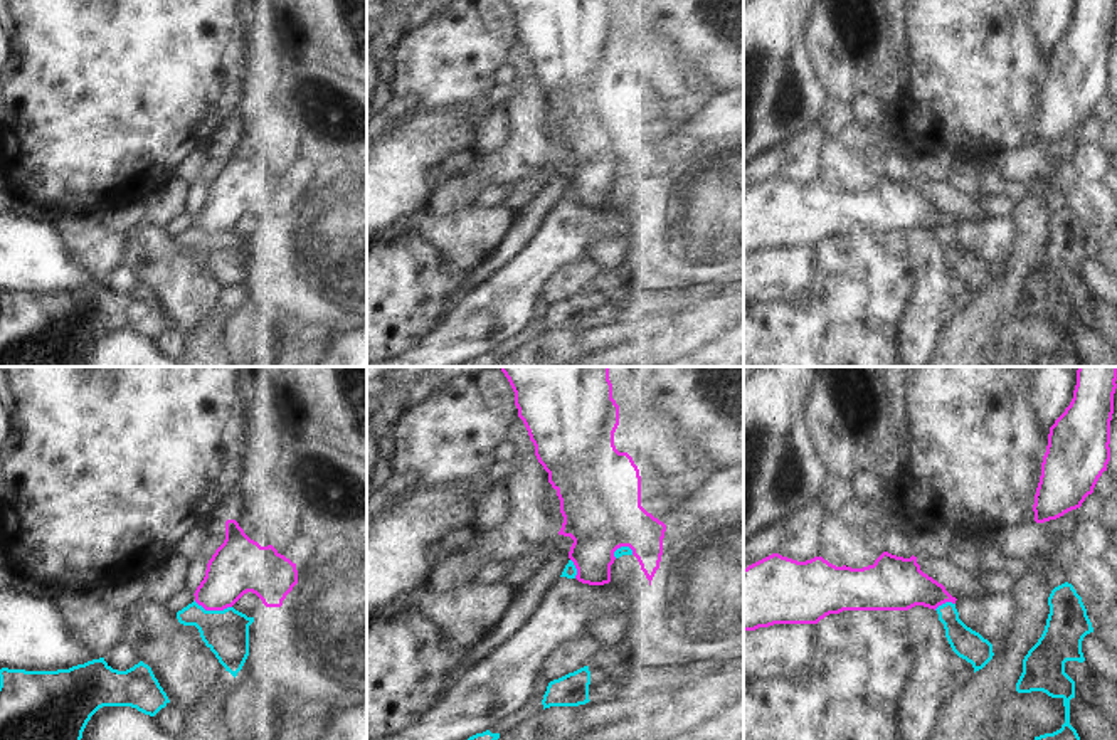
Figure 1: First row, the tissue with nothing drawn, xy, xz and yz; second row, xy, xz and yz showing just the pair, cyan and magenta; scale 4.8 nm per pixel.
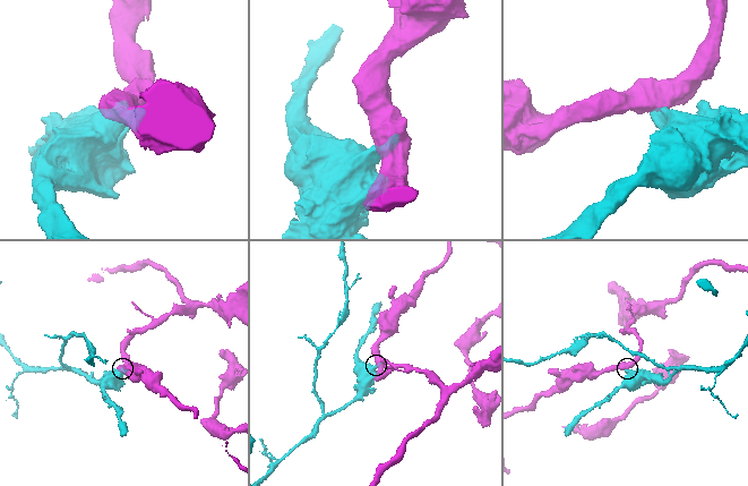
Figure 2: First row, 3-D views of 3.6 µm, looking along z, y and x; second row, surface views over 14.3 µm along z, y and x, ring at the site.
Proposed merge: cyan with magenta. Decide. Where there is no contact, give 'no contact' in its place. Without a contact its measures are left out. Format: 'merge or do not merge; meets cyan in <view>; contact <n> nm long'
do not merge; meets cyan in xy; contact 190 nm long

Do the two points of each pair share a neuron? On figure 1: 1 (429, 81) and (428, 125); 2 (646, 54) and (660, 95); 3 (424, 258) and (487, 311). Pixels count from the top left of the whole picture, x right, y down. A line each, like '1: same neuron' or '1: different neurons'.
1: different neurons
2: same neuron
3: different neurons

